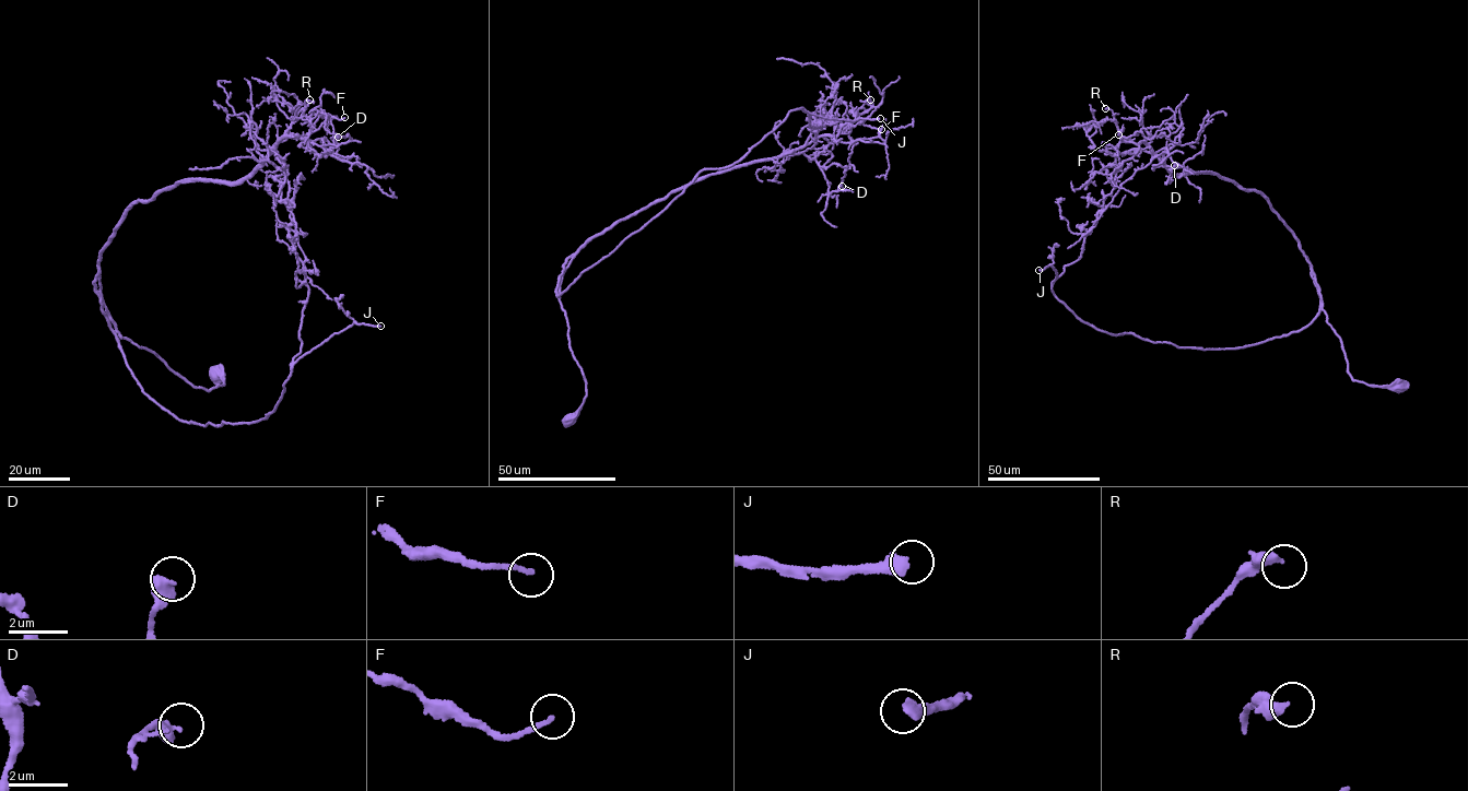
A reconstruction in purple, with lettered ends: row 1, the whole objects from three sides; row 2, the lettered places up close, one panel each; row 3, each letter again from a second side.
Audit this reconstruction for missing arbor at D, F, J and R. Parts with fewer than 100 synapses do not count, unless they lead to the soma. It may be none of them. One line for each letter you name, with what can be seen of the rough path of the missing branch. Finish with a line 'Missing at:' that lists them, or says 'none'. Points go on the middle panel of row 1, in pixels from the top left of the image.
Missing at: J

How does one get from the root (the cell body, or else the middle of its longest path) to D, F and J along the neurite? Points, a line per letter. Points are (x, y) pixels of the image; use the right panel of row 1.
D: (1401, 386), (1352, 379), (1311, 264), (1266, 197), (1214, 174), (1175, 175), (1166, 149), (1174, 165)
F: (1401, 386), (1352, 379), (1311, 264), (1266, 197), (1214, 174), (1175, 175), (1118, 134)
J: (1401, 386), (1352, 379), (1318, 292), (1299, 330), (1204, 350), (1101, 330), (1055, 295), (1052, 266), (1038, 270)

